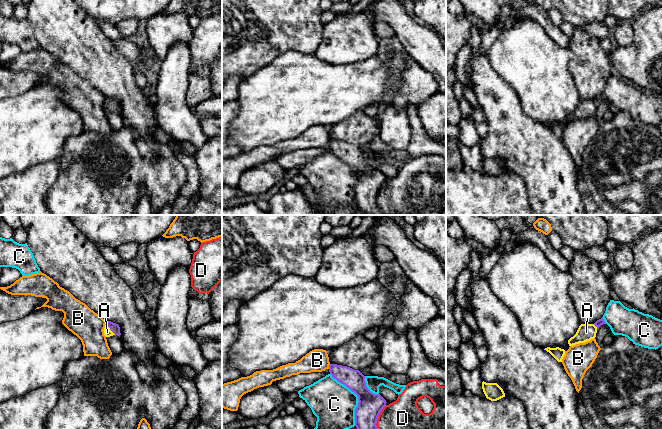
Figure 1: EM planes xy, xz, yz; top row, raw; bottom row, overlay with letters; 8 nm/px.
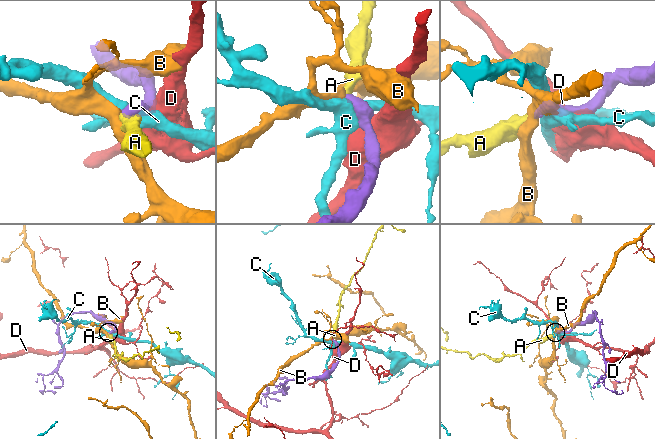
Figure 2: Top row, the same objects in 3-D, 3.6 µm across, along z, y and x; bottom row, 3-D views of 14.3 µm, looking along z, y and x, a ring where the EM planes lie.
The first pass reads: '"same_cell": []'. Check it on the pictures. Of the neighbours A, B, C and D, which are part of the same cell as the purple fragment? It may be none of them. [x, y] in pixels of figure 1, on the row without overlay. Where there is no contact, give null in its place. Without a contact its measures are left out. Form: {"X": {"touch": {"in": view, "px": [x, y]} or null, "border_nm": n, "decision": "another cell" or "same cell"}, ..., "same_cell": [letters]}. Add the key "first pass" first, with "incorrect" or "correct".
{"first pass": "incorrect", "A": {"touch": {"in": "xy", "px": [110, 105]}, "border_nm": 120, "decision": "same cell"}, "B": {"touch": {"in": "xz", "px": [329, 142]}, "border_nm": 40, "decision": "another cell"}, "C": {"touch": {"in": "xz", "px": [358, 173]}, "border_nm": 460, "decision": "another cell"}, "D": {"touch": {"in": "xz", "px": [376, 198]}, "border_nm": 280, "decision": "another cell"}, "same_cell": ["A"]}

